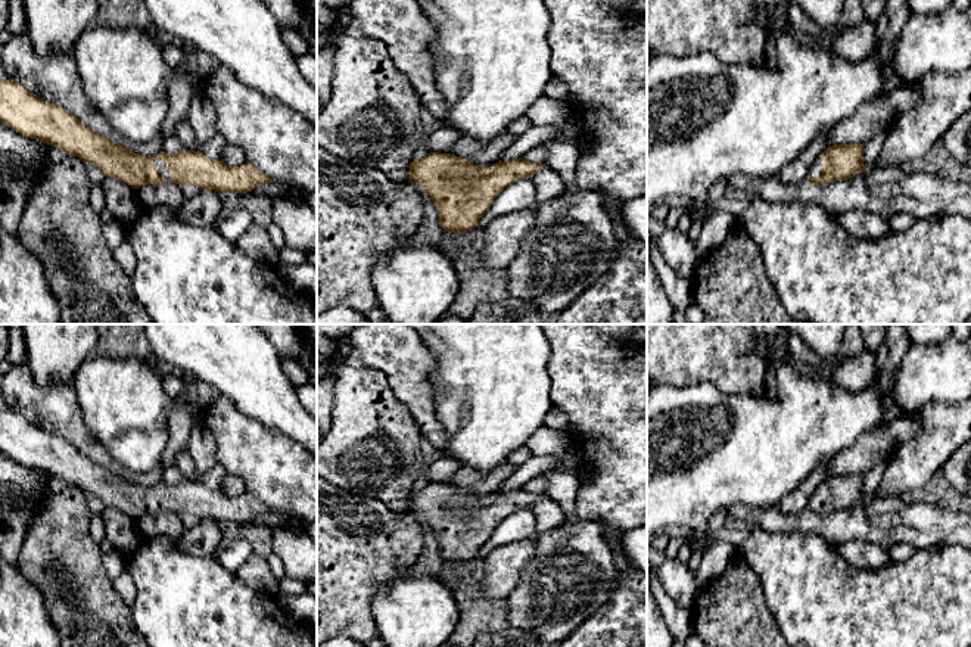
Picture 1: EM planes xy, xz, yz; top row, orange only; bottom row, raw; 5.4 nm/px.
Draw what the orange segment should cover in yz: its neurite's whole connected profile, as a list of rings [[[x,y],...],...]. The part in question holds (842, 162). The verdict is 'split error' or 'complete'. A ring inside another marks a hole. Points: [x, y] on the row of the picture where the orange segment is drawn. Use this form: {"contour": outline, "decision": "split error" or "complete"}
{"contour": [[[838,144],[825,149],[807,172],[810,186],[853,178],[868,168],[863,165],[862,144]]], "decision": "split error"}

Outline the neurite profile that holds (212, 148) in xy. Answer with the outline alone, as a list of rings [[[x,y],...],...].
[[[218,133],[215,137],[202,143],[202,153],[209,159],[221,161],[225,139]]]

